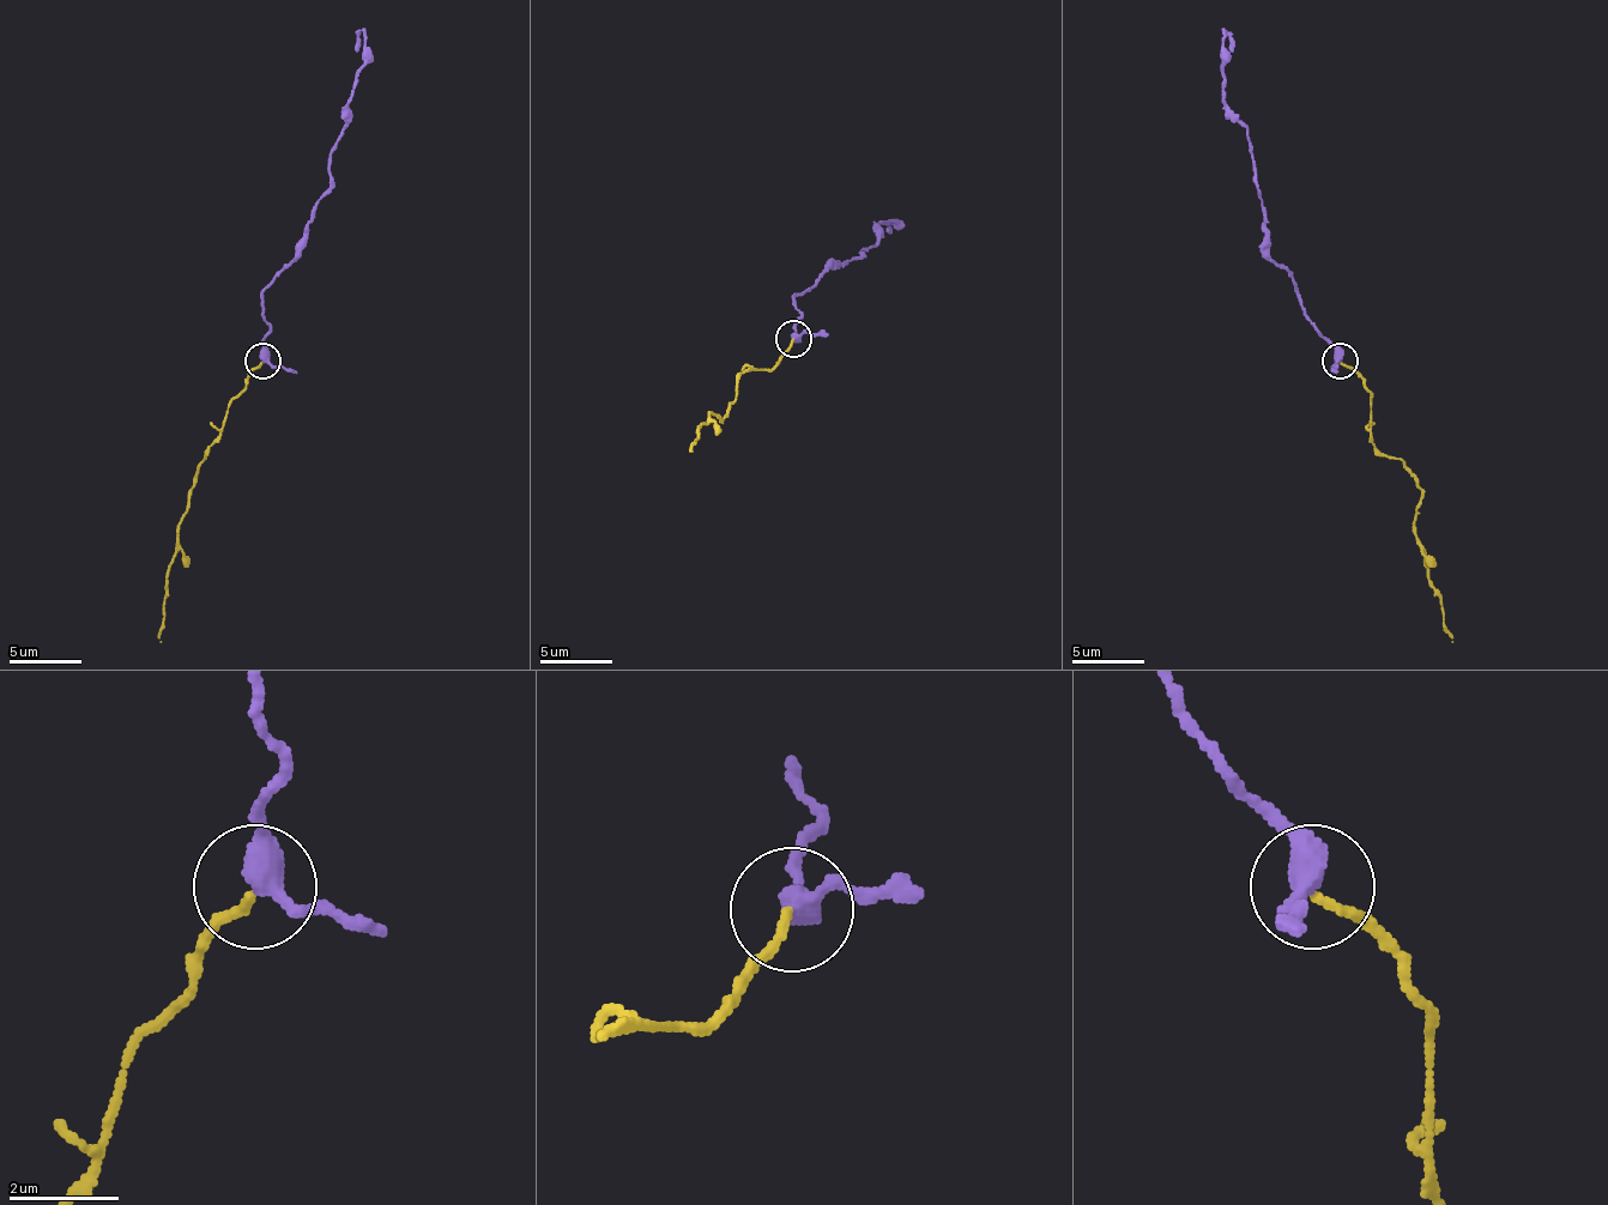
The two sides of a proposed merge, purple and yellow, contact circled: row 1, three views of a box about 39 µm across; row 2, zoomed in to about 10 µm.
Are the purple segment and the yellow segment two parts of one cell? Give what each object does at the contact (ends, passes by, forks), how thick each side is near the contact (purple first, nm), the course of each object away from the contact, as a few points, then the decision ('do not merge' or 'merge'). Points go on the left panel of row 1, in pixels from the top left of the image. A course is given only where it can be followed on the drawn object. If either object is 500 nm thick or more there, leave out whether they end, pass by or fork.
purple passes by; yellow ends; calibres 400 and 150 nm; course purple (261, 361), (268, 325), (261, 292), (297, 256), (312, 205), (331, 183), (331, 147), (363, 38), (356, 31); course yellow (261, 361), (203, 459), (188, 492), (167, 571), (159, 641); merge

